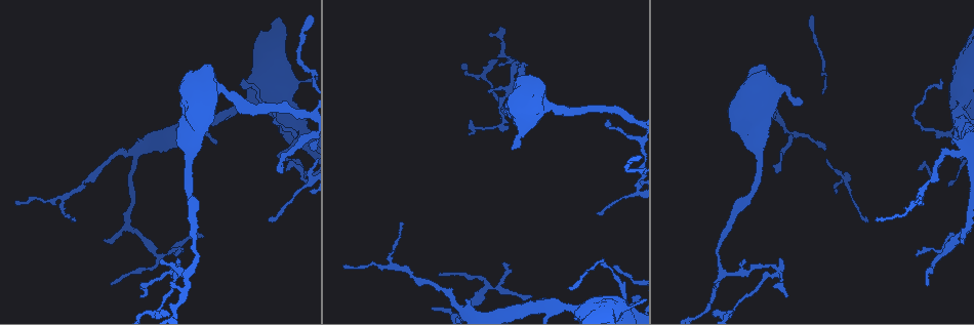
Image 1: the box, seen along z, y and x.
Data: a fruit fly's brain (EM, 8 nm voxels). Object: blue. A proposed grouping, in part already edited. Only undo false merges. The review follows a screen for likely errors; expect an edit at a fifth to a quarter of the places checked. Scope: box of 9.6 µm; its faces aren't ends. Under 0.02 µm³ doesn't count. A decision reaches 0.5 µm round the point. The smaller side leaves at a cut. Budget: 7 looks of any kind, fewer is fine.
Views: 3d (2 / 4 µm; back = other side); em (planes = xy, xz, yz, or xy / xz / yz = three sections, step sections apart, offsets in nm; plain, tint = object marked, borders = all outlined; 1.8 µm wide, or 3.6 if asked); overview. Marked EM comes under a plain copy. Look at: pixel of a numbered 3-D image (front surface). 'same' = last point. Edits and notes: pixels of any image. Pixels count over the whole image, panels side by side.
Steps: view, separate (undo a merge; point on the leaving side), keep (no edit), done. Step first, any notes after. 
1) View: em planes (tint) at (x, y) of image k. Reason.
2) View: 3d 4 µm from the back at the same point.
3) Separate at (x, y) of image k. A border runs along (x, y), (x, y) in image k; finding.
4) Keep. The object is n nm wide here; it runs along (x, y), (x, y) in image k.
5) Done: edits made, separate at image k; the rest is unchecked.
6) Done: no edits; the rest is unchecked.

View: em xy step 4 (tint) at (958, 114) of image 1.

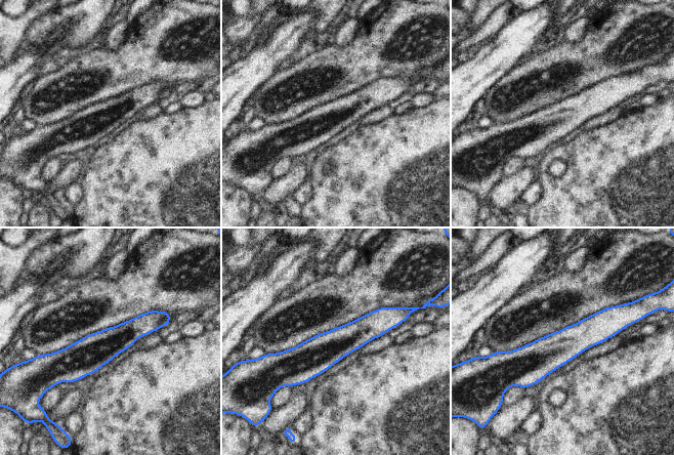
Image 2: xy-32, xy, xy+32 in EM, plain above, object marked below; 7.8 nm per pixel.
View: em planes (tint) at the same point. Another direction.

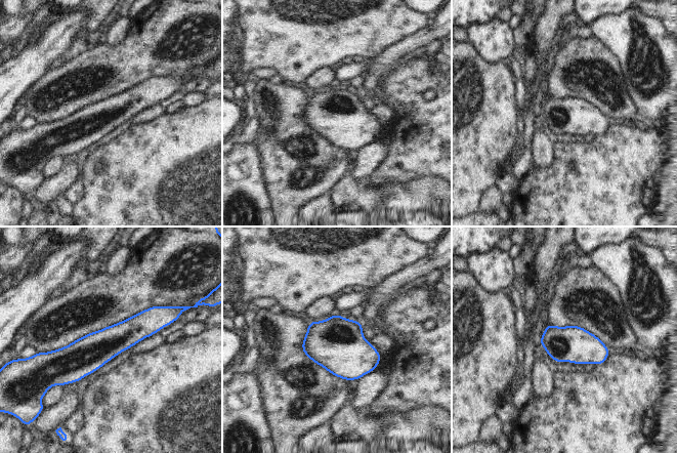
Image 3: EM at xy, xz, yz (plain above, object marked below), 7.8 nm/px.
Keep. It runs along (165, 320), (83, 357), (48, 357) in image 3; all the same neuron.

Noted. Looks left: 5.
View: 3d 4 µm at (298, 129) of image 1. Calibre changes.

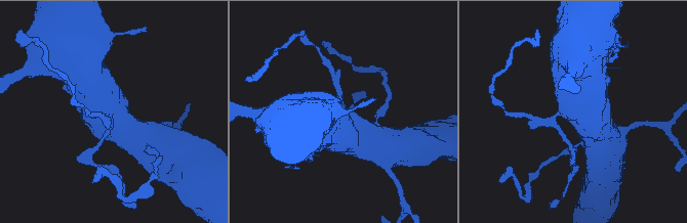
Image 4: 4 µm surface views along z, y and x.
View: em planes (tint) at (110, 112) of image 4. Shape alone is not enough.

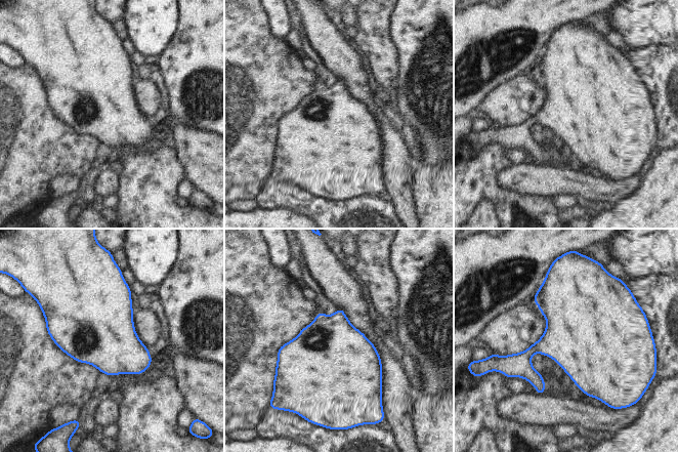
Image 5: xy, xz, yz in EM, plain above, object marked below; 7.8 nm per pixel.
Keep. Continuous, no second neuron.

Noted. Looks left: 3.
View: 3d 4 µm from the back at (499, 110) of image 1. Thin neck.

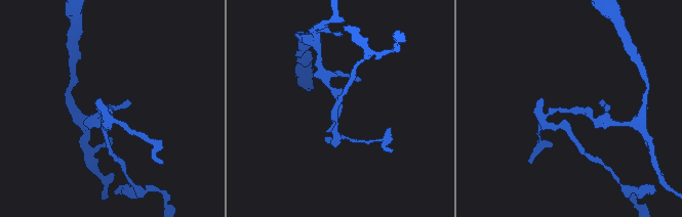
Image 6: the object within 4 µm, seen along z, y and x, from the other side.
View: em planes (tint) at (340, 110) of image 6. Shape alone is not enough.

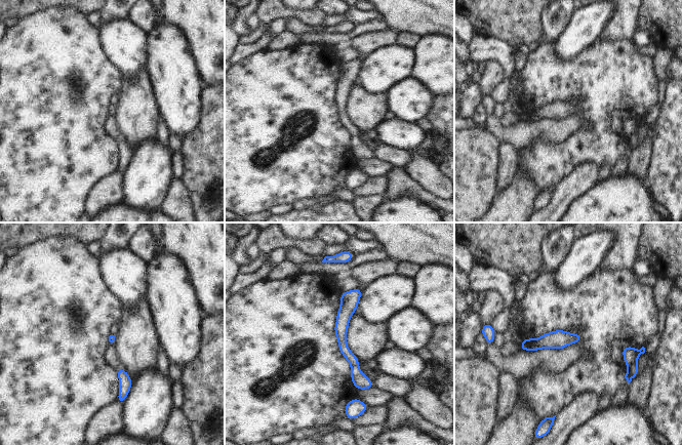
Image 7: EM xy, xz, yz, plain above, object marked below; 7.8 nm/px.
Separate at (633, 370) of image 7. A border runs along (637, 358), (628, 366) in image 7; two neurons meet here.

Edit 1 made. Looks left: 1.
Done: edits made, separate at image 7; the rest is unchecked.

